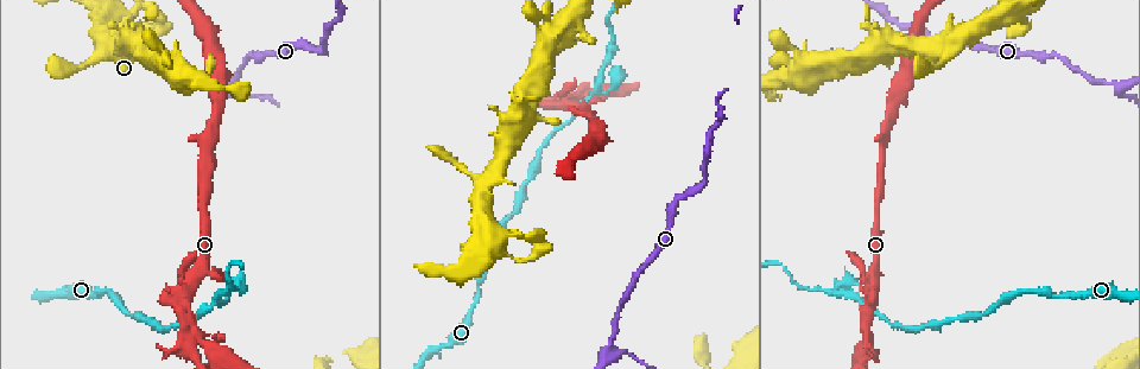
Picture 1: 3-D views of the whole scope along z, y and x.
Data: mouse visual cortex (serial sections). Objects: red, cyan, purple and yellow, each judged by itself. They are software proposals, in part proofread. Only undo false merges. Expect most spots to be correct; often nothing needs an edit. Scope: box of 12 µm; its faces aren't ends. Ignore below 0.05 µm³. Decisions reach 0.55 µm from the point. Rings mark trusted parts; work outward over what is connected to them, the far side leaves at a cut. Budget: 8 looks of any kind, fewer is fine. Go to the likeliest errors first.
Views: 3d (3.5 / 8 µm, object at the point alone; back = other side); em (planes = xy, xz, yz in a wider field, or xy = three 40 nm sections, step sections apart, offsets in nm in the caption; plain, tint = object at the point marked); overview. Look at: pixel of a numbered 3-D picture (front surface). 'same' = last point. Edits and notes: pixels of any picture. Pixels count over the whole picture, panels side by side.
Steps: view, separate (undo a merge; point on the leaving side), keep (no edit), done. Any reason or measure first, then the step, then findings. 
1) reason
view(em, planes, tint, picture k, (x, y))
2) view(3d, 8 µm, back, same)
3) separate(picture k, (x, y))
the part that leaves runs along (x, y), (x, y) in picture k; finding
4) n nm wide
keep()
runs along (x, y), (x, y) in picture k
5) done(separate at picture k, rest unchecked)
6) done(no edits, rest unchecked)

sharp bend
view(3d, 3.5 µm, picture 1, (598, 91))

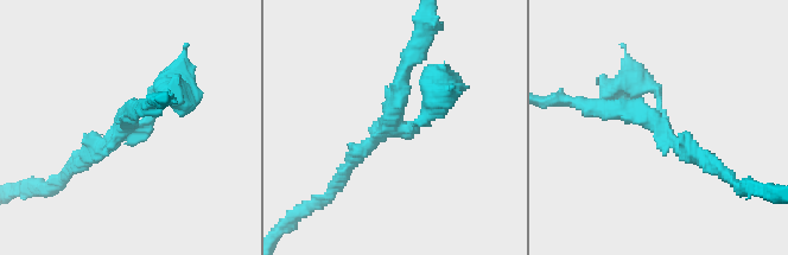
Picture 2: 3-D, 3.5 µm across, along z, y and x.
3 arms; arms of 150, 200, 250 nm; now the EM
view(em, xy, step 2, tint, picture 2, (386, 122))

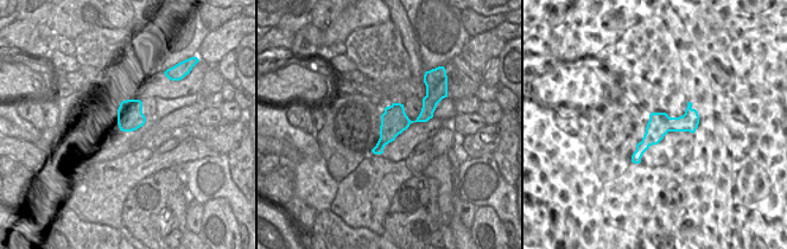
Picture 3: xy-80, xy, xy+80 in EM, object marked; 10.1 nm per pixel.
280 nm wide
keep()
runs along (342, 174), (393, 120), (414, 56) in picture 2; continuous, no second cell

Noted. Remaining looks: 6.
three arms meet
view(3d, 3.5 µm, back, picture 1, (609, 346))

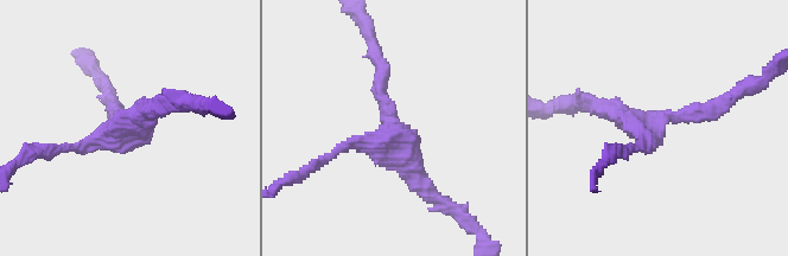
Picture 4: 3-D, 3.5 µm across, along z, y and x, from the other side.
3 arms; arms of 150, 200, 250 nm
view(em, xy, step 2, tint, picture 4, (393, 128))

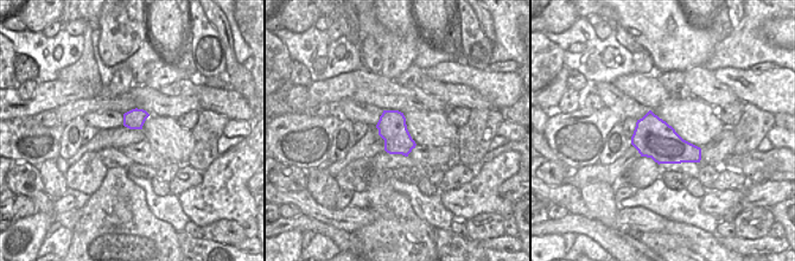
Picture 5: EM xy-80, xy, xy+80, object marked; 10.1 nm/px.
keep()
runs along (377, 59), (407, 170), (429, 184) in picture 4; one cell here

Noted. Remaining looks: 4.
abrupt turn
view(3d, 3.5 µm, back, picture 1, (323, 49))

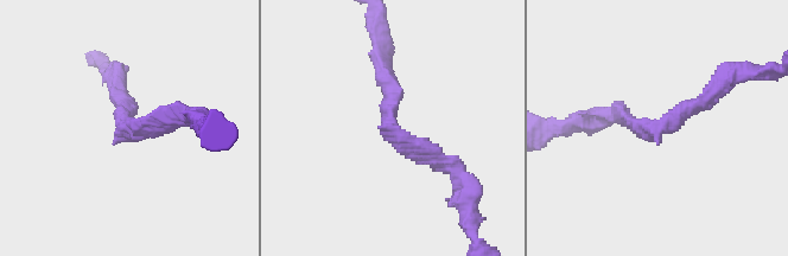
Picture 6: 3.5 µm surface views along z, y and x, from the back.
arms of 200, 200 nm
keep()
runs along (456, 172), (391, 130), (382, 66) in picture 6; continuous, no second cell

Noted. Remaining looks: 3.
done(no edits, rest unchecked)

